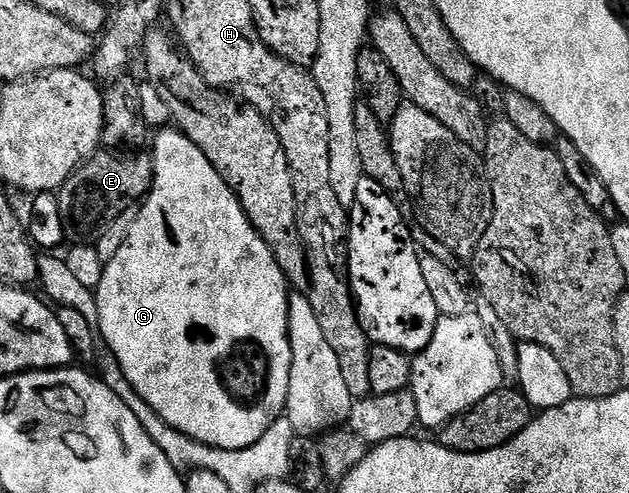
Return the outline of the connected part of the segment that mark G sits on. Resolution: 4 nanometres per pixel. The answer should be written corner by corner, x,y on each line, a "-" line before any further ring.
162,128
157,131
156,137
153,139
152,157
154,160
154,185
150,187
150,193
148,197
141,203
140,209
137,211
136,217
132,225
130,225
130,231
128,236
124,240
124,244
120,248
120,252
116,252
116,256
111,262
105,263
105,270
103,272
103,278
100,280
100,284
96,289
96,297
98,299
98,315
100,316
100,334
106,337
106,342
110,345
112,353
118,357
118,366
122,369
123,374
127,380
130,381
131,386
142,397
141,401
151,407
151,409
159,414
168,424
172,424
172,428
176,428
180,432
184,432
192,440
197,442
203,442
209,446
215,446
221,450
239,450
240,448
248,448
252,444
256,444
260,440
260,436
264,436
264,432
268,432
268,428
277,418
283,417
286,408
286,397
288,396
288,388
290,387
290,369
294,361
292,360
292,348
290,347
290,303
288,301
288,279
286,273
280,268
280,264
274,258
273,252
270,251
270,245
262,239
257,230
254,229
253,224
249,220
249,216
246,214
246,209
242,207
237,195
234,194
234,190
226,179
222,176
222,171
217,170
213,163
210,162
208,156
204,154
201,148
197,146
188,135
183,134
181,129
178,128

